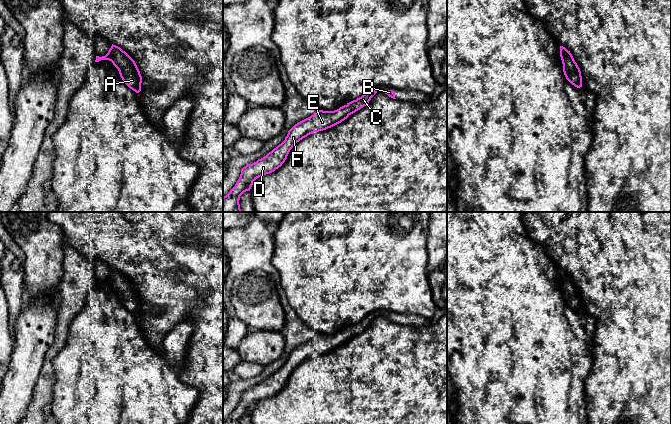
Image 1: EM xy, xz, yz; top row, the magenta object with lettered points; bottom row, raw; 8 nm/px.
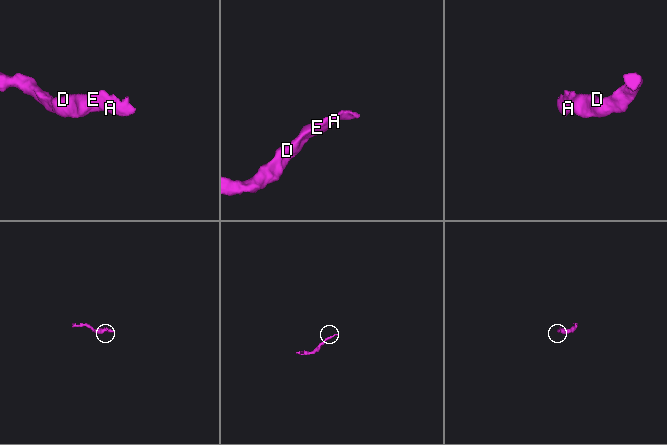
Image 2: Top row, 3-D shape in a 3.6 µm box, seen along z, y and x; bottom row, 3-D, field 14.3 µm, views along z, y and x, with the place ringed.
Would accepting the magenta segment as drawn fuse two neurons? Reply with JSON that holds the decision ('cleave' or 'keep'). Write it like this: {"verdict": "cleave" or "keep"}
{"verdict": "keep"}

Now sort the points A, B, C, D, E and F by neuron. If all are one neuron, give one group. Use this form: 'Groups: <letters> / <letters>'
Groups: A B C D E F

